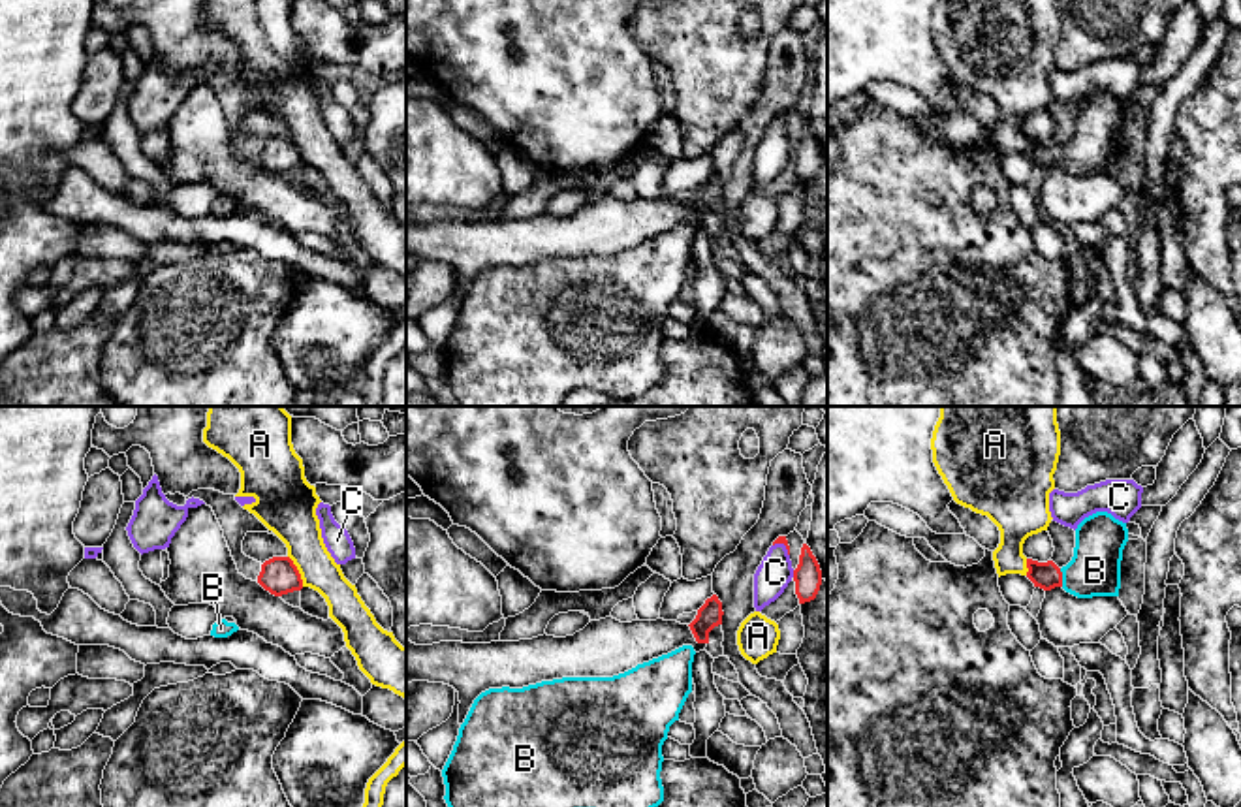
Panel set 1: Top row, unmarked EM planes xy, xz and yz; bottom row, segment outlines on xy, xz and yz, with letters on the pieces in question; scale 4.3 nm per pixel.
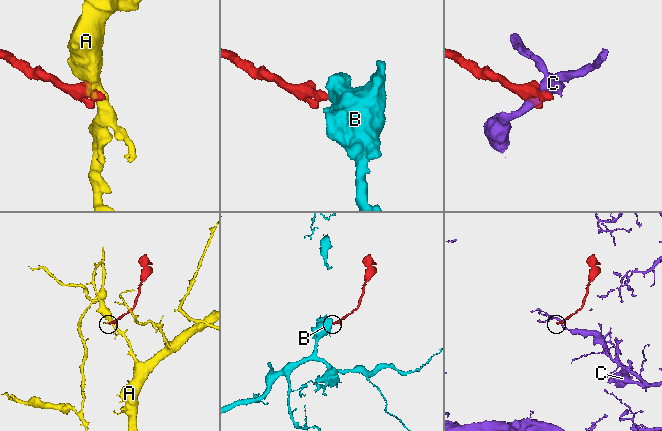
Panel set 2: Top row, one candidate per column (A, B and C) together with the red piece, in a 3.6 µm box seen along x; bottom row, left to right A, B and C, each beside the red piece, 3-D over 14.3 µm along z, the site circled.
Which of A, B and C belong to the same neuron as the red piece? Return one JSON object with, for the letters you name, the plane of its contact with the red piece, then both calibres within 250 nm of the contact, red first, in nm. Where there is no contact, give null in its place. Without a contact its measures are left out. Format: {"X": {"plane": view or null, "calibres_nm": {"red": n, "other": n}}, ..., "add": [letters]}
{"B": {"plane": "yz", "calibres_nm": {"red": 120, "other": 220}}, "add": ["B"]}

